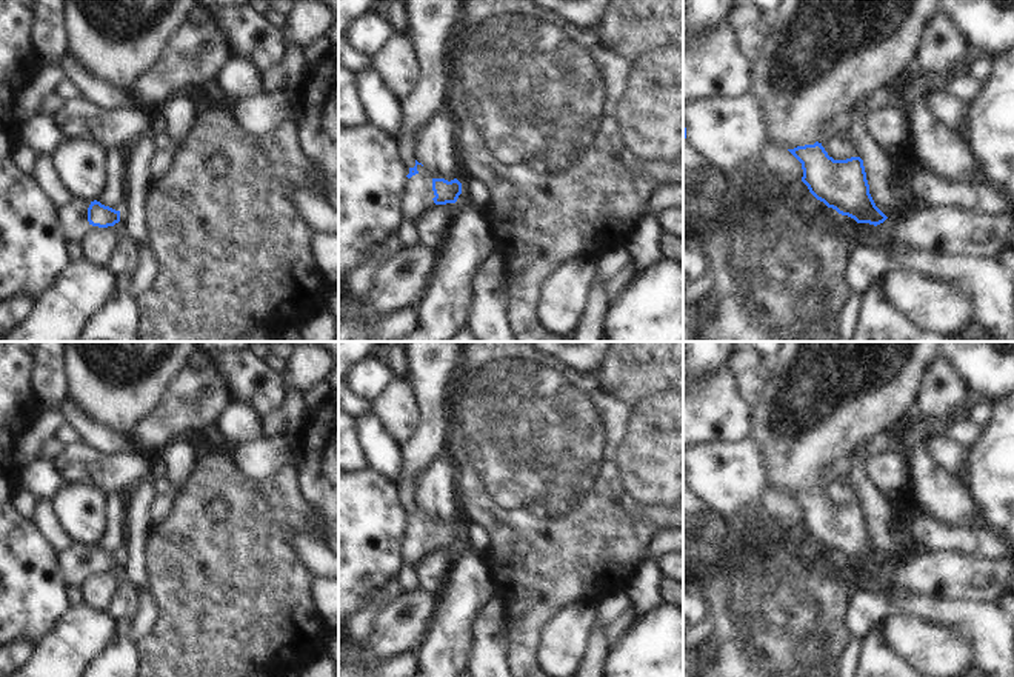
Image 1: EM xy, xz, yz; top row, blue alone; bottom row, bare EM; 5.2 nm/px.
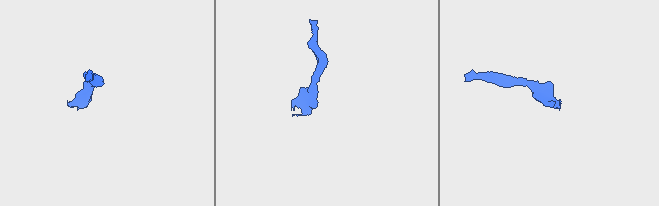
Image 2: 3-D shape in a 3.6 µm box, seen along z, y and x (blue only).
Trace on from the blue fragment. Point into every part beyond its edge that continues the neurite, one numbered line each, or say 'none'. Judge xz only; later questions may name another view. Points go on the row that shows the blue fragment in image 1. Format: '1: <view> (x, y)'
1: xz (411, 208)

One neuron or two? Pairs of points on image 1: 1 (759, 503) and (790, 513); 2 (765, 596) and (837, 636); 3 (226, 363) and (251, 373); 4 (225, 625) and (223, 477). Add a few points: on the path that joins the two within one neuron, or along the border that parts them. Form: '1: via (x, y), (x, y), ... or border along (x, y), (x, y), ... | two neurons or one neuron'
1: via (767, 503), (779, 503), (782, 506) | one neuron
2: via (783, 614), (805, 636), (819, 636) | one neuron
3: via (233, 365), (245, 373) | one neuron
4: via (225, 588), (225, 565), (234, 556), (234, 514) | one neuron

